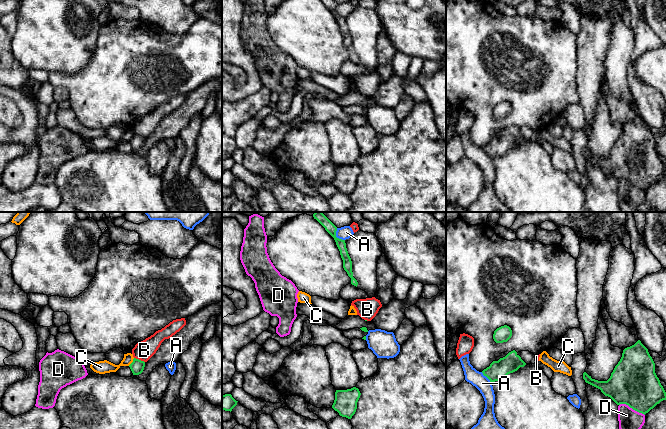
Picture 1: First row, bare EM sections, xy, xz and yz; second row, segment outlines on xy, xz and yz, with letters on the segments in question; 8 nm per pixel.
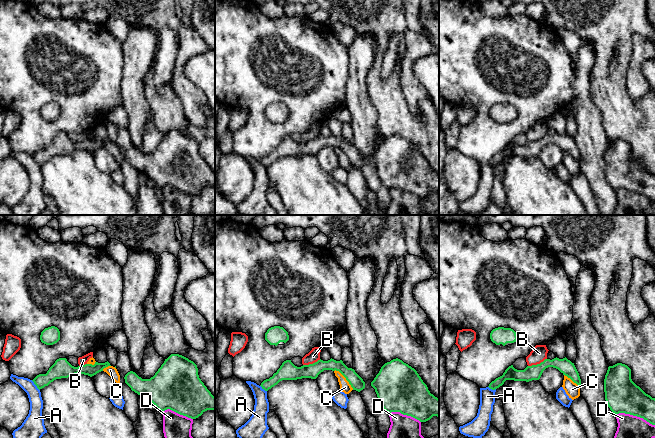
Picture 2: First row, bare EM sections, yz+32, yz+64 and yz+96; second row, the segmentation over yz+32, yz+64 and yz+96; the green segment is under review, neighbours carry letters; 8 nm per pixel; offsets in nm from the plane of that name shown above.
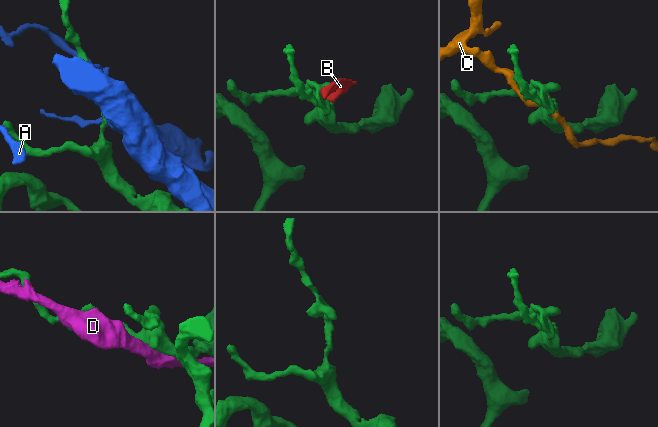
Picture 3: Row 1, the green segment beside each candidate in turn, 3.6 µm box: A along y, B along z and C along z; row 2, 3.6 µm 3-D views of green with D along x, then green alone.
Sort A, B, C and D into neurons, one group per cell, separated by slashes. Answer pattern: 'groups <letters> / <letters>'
groups A / B / C / D

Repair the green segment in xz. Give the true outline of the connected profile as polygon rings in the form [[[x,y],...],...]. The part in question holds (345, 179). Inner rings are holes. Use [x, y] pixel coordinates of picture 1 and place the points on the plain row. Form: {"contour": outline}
{"contour": [[[356,163],[347,166],[336,166],[332,184],[337,187],[340,192],[351,195],[356,188],[360,171],[361,169]]]}

